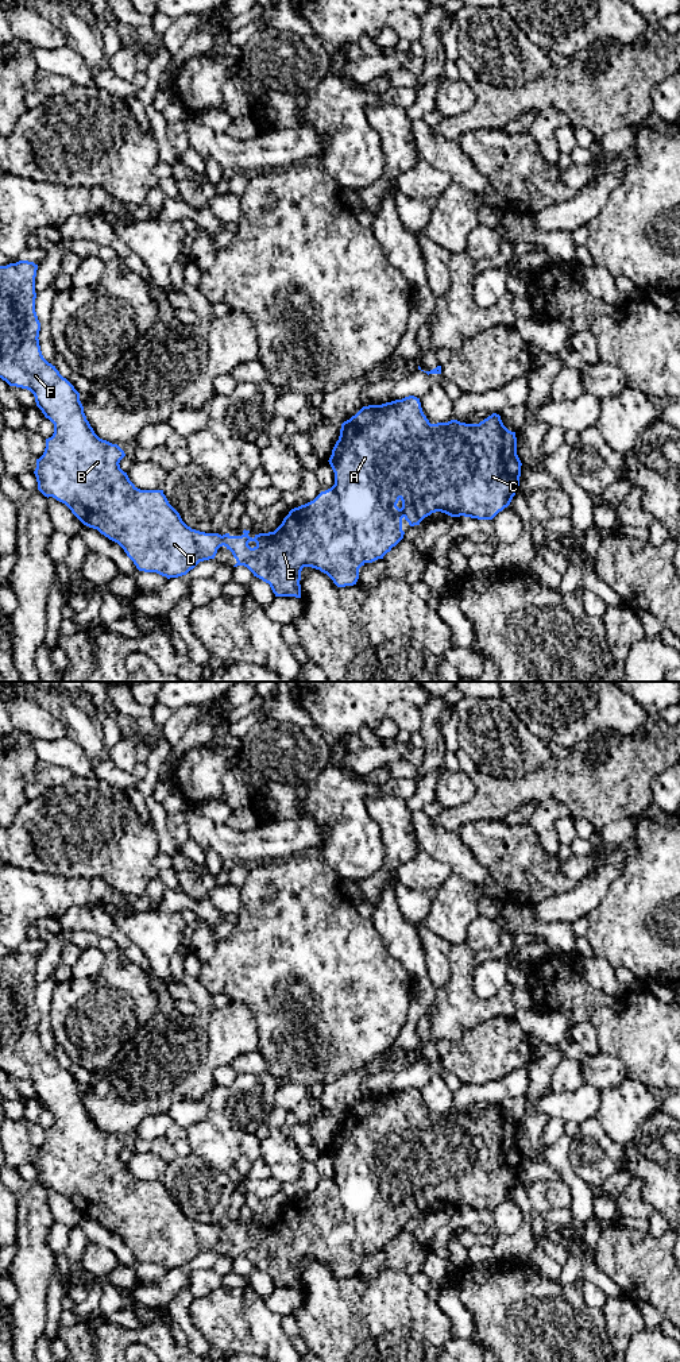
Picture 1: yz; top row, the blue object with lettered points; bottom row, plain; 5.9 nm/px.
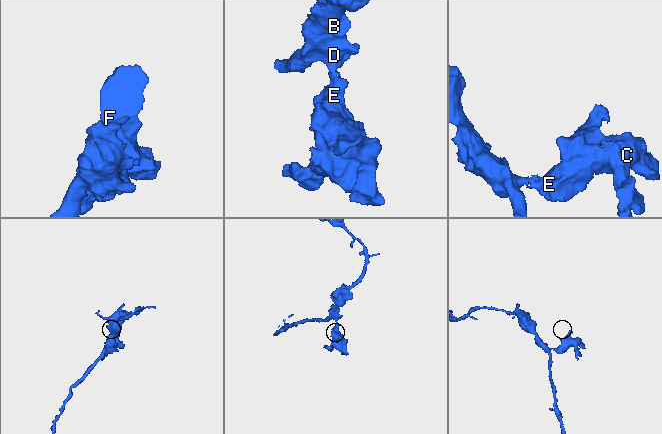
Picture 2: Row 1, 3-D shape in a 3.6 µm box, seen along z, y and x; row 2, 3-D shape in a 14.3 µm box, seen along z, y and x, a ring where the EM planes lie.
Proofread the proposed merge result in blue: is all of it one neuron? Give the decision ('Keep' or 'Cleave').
Cleave

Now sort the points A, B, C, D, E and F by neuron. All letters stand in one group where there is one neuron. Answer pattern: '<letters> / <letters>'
A C E / B D F

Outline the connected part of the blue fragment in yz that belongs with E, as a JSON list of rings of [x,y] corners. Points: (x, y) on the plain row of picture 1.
[[[414,1087],[363,1097],[341,1115],[339,1131],[328,1153],[335,1164],[335,1176],[313,1192],[291,1200],[274,1223],[259,1224],[252,1230],[248,1227],[250,1222],[244,1220],[242,1227],[225,1224],[221,1228],[220,1238],[229,1241],[237,1253],[233,1258],[247,1258],[254,1268],[270,1276],[275,1288],[301,1289],[304,1258],[320,1261],[337,1278],[356,1276],[362,1257],[383,1250],[403,1230],[403,1209],[410,1218],[420,1216],[436,1203],[451,1208],[492,1211],[515,1187],[522,1157],[517,1146],[515,1123],[503,1116],[499,1106],[492,1104],[479,1115],[457,1111],[430,1115],[420,1089]]]

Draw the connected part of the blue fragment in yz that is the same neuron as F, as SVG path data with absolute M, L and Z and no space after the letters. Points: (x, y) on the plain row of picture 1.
M28 952L0 957L0 1069L9 1077L30 1081L35 1088L36 1097L54 1115L54 1124L46 1130L45 1143L36 1150L34 1165L38 1181L45 1188L53 1188L65 1195L84 1216L97 1220L117 1234L139 1262L157 1263L167 1270L186 1266L200 1253L215 1250L223 1227L188 1218L169 1195L163 1181L138 1180L127 1164L120 1160L119 1154L125 1147L124 1142L117 1135L103 1131L94 1124L84 1104L80 1084L42 1046L38 1030L40 1014L35 1003L36 961L38 956Z

